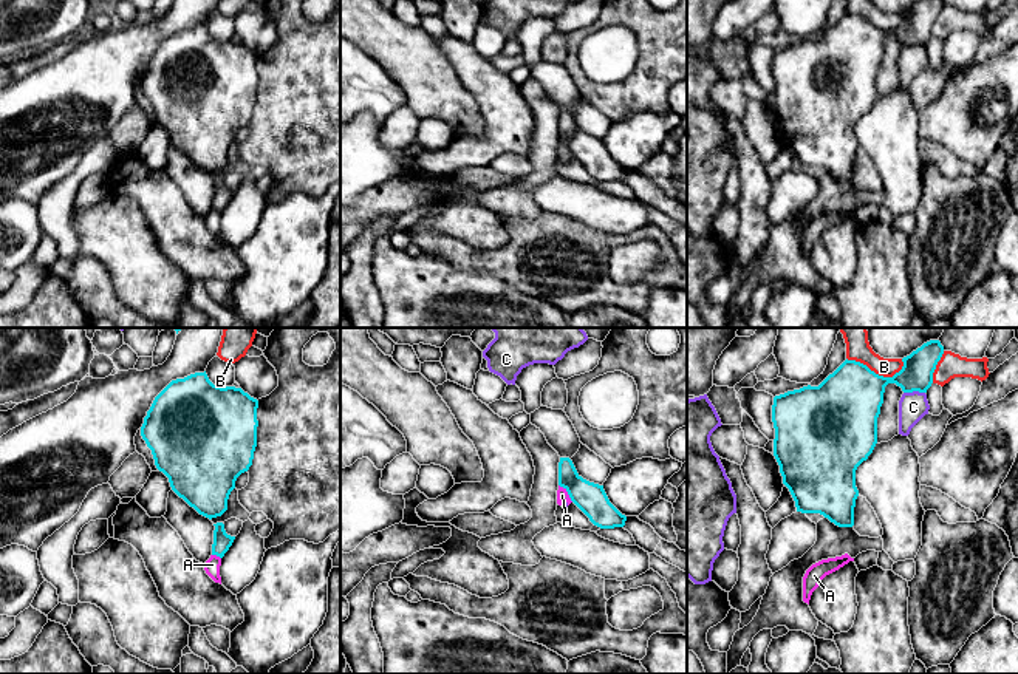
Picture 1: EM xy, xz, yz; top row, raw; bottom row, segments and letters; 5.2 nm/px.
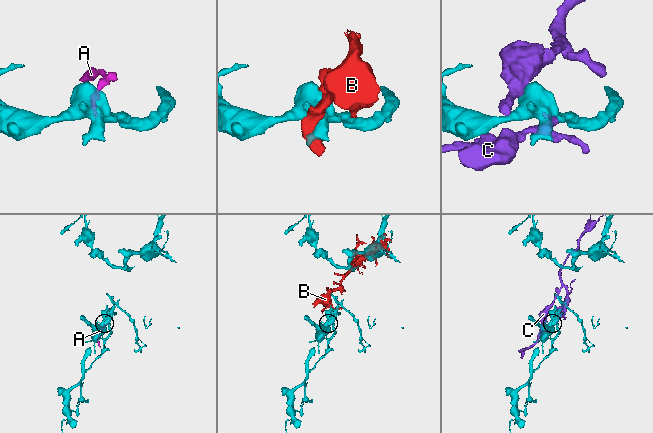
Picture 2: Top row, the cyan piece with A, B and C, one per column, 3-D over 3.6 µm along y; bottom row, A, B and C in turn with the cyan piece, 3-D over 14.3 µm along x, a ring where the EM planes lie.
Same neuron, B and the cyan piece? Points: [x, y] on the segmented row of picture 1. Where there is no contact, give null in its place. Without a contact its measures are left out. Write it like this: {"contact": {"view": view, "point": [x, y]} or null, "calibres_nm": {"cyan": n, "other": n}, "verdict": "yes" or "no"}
{"contact": {"view": "yz", "point": [874, 373]}, "calibres_nm": {"cyan": 360, "other": 130}, "verdict": "no"}

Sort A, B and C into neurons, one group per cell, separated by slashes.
A C / B

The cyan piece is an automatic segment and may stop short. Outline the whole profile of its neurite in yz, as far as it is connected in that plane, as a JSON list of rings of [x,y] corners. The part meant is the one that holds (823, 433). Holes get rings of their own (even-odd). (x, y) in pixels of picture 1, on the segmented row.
[[[930,340],[904,357],[902,369],[893,377],[879,376],[866,365],[846,359],[818,386],[808,385],[774,397],[774,456],[797,512],[820,513],[839,527],[854,526],[859,496],[856,470],[877,444],[877,417],[885,386],[896,383],[904,393],[927,393],[942,354],[941,342]]]

